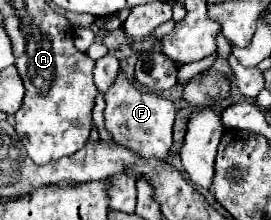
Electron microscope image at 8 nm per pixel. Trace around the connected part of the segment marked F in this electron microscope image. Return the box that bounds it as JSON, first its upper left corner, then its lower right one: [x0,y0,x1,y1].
[104,69,176,159]

